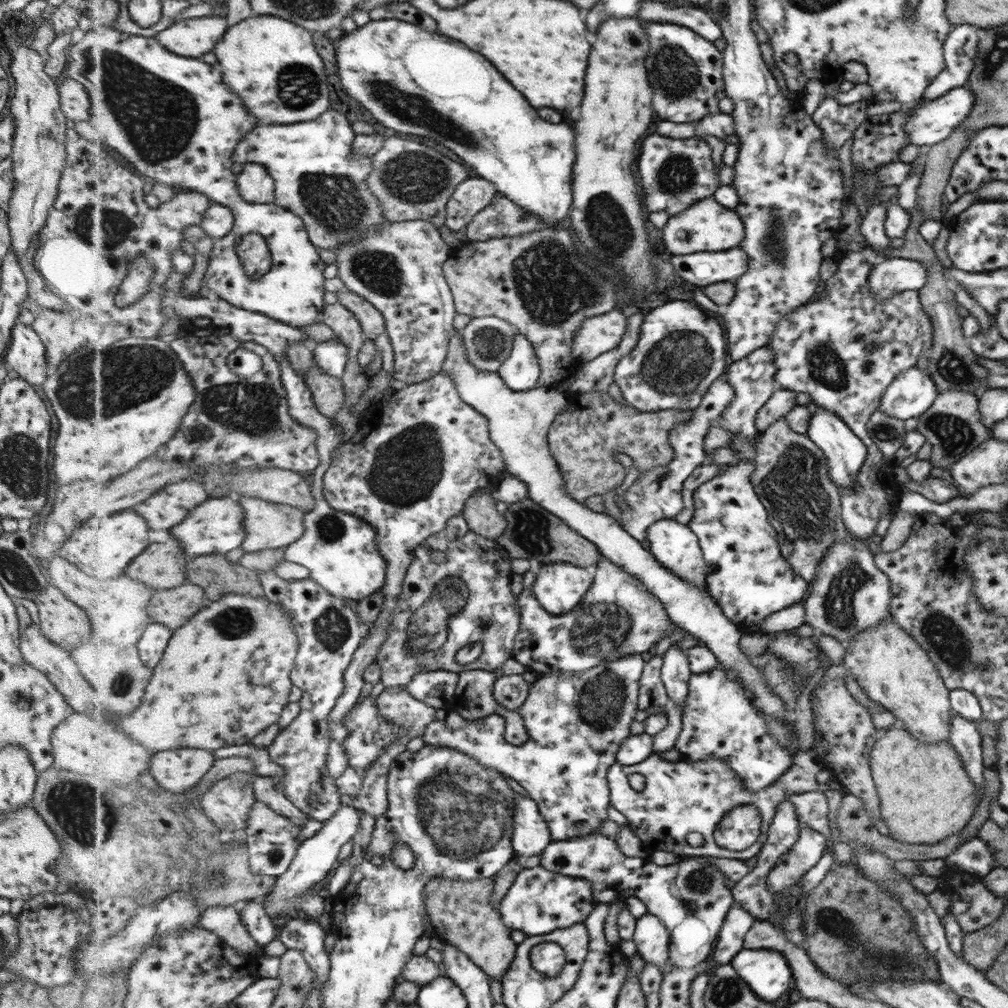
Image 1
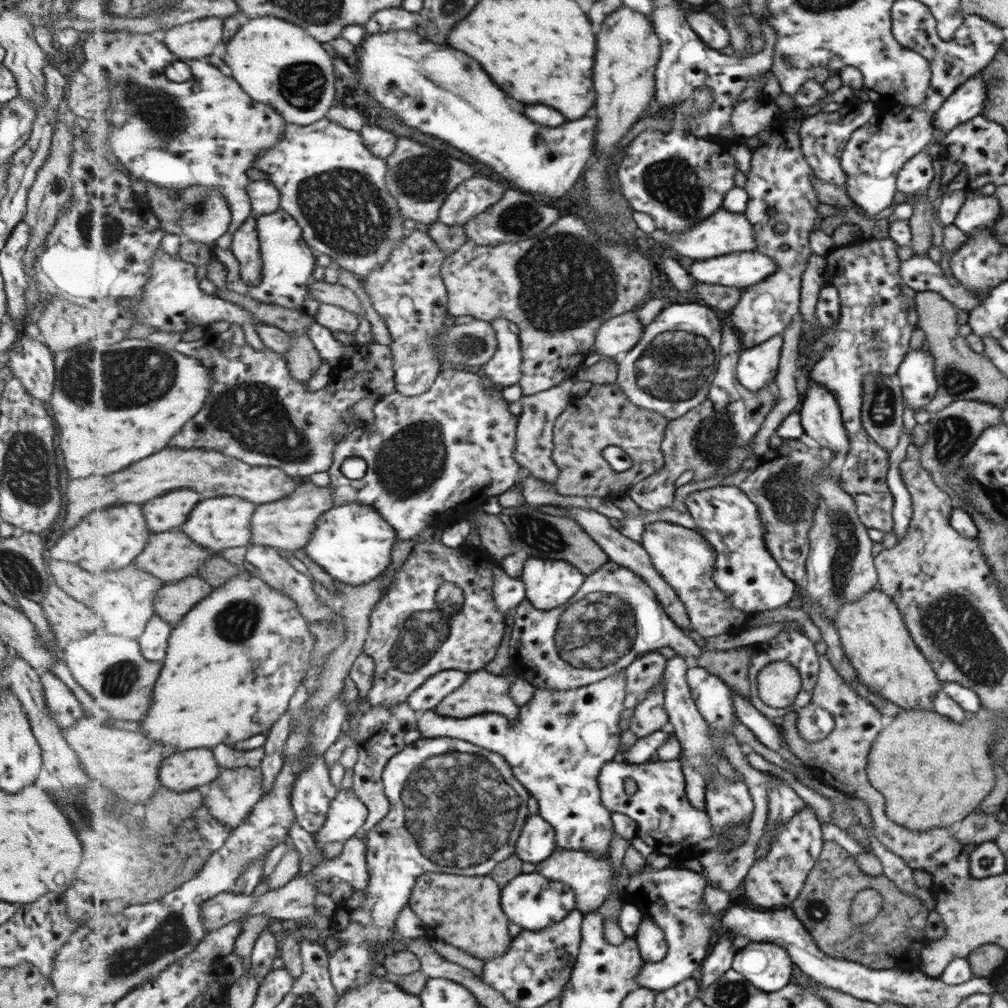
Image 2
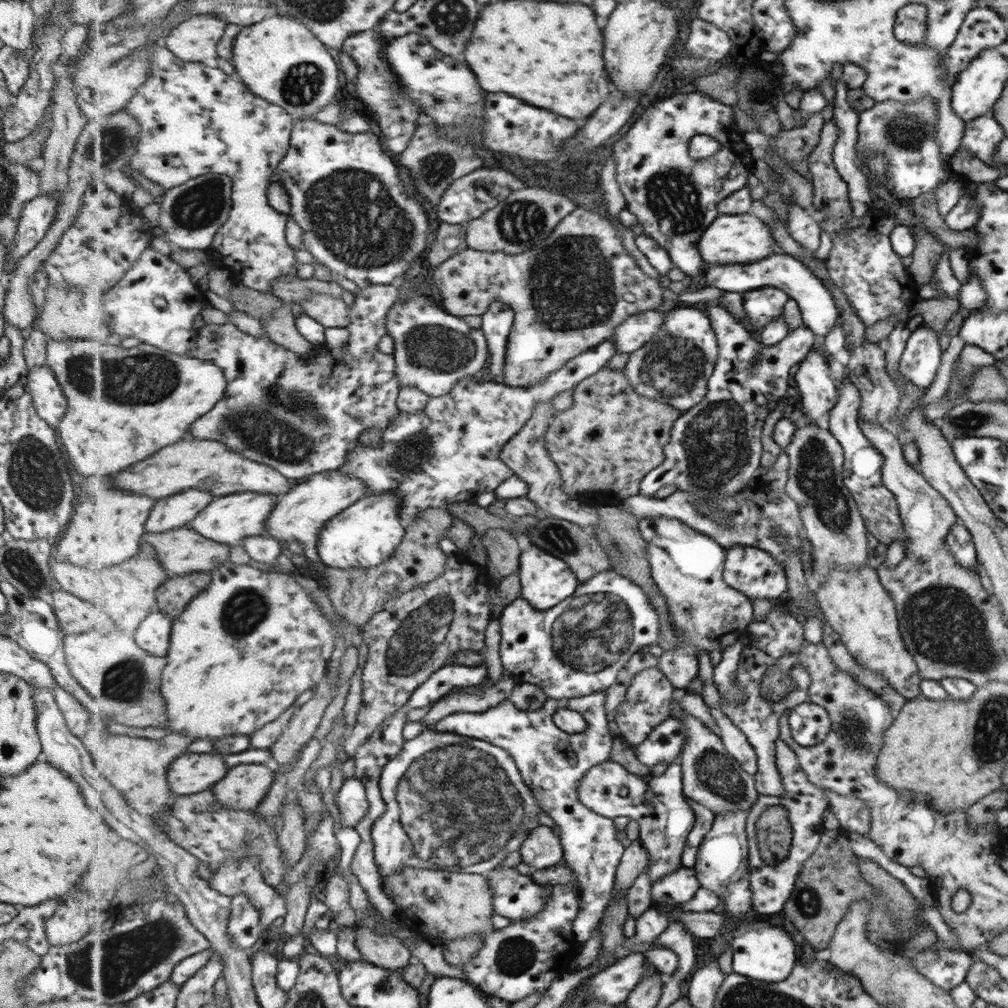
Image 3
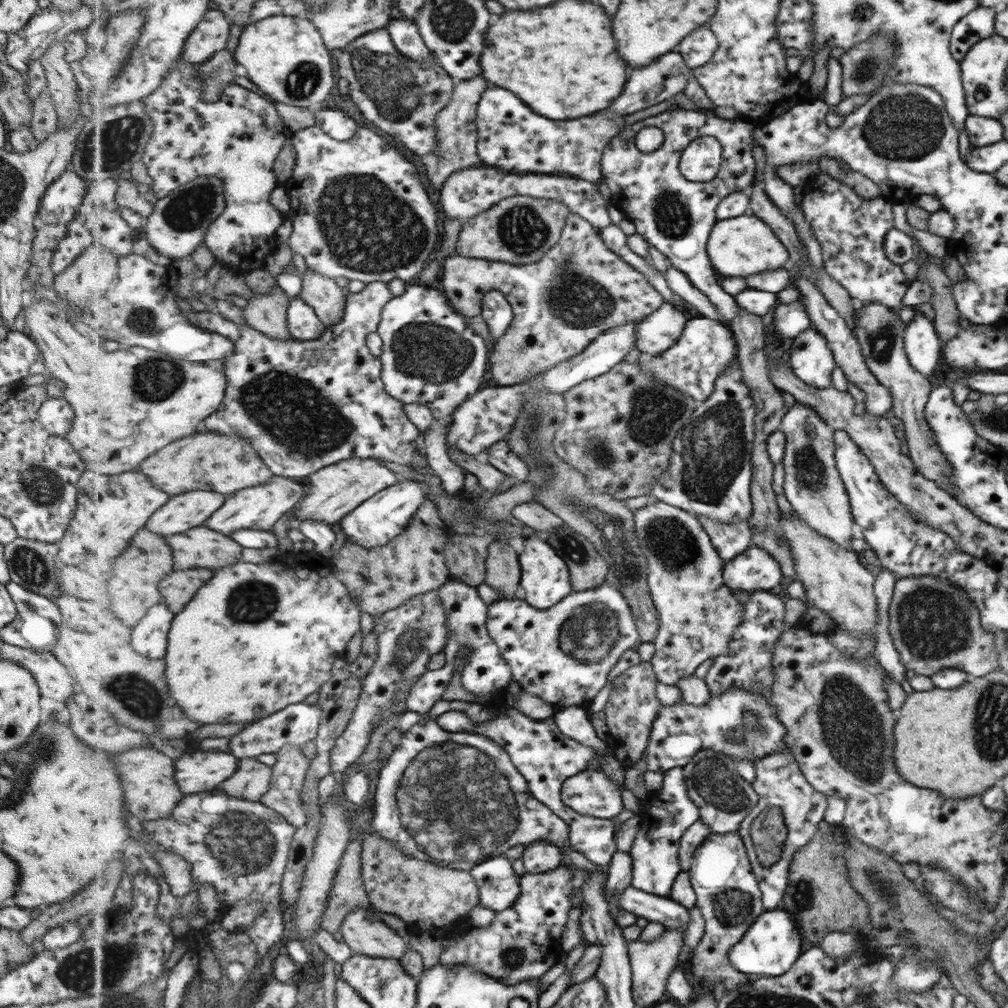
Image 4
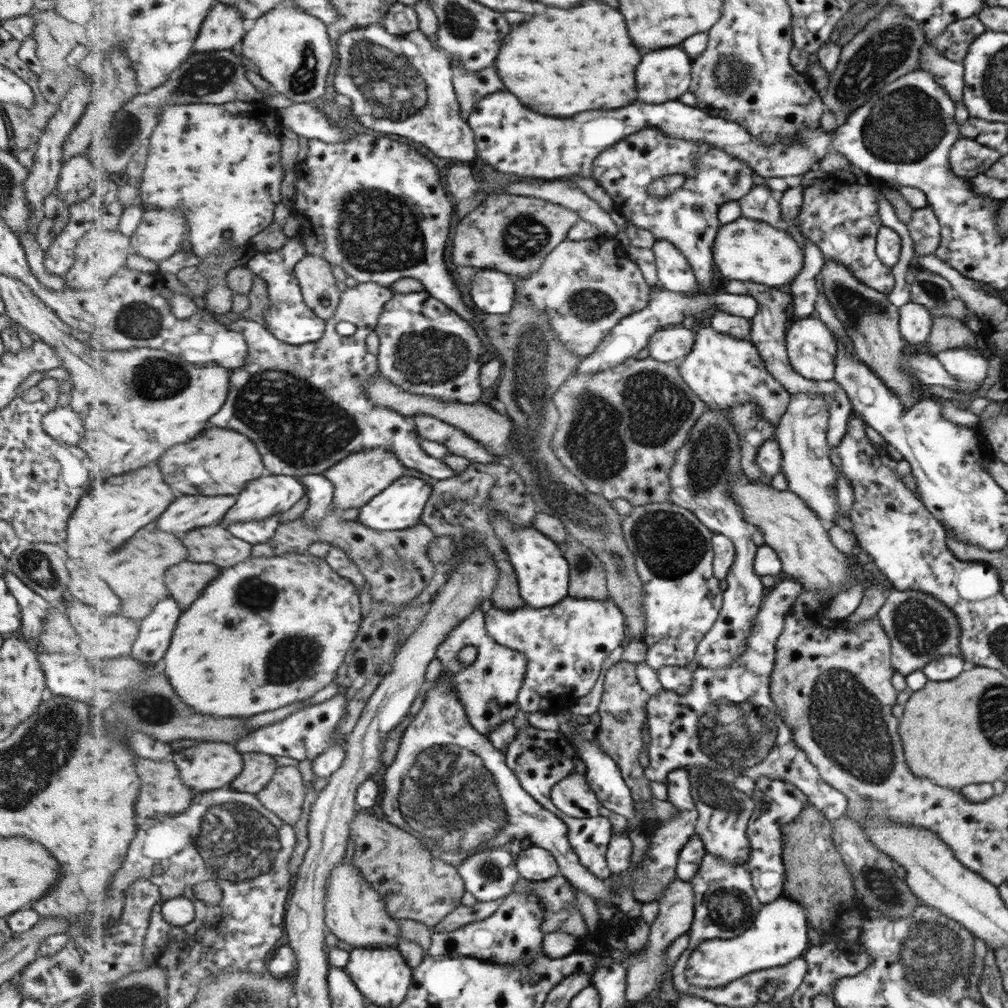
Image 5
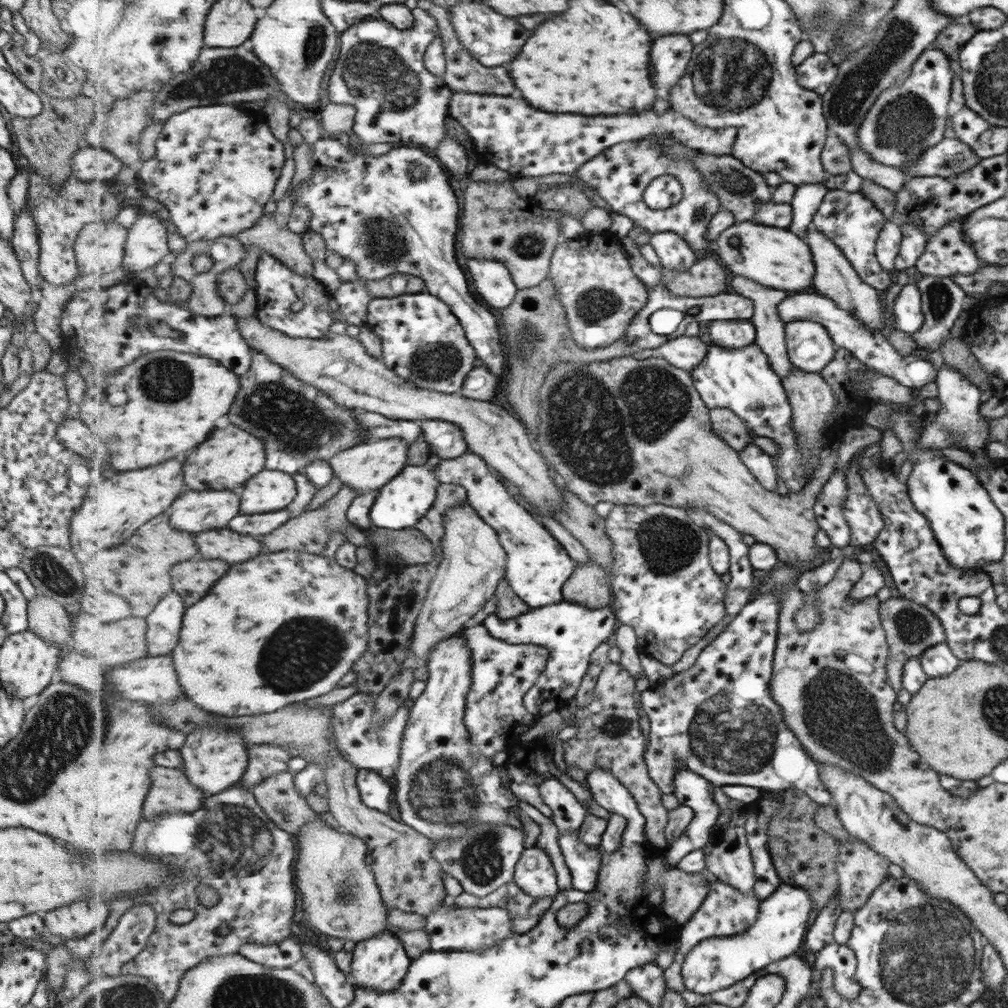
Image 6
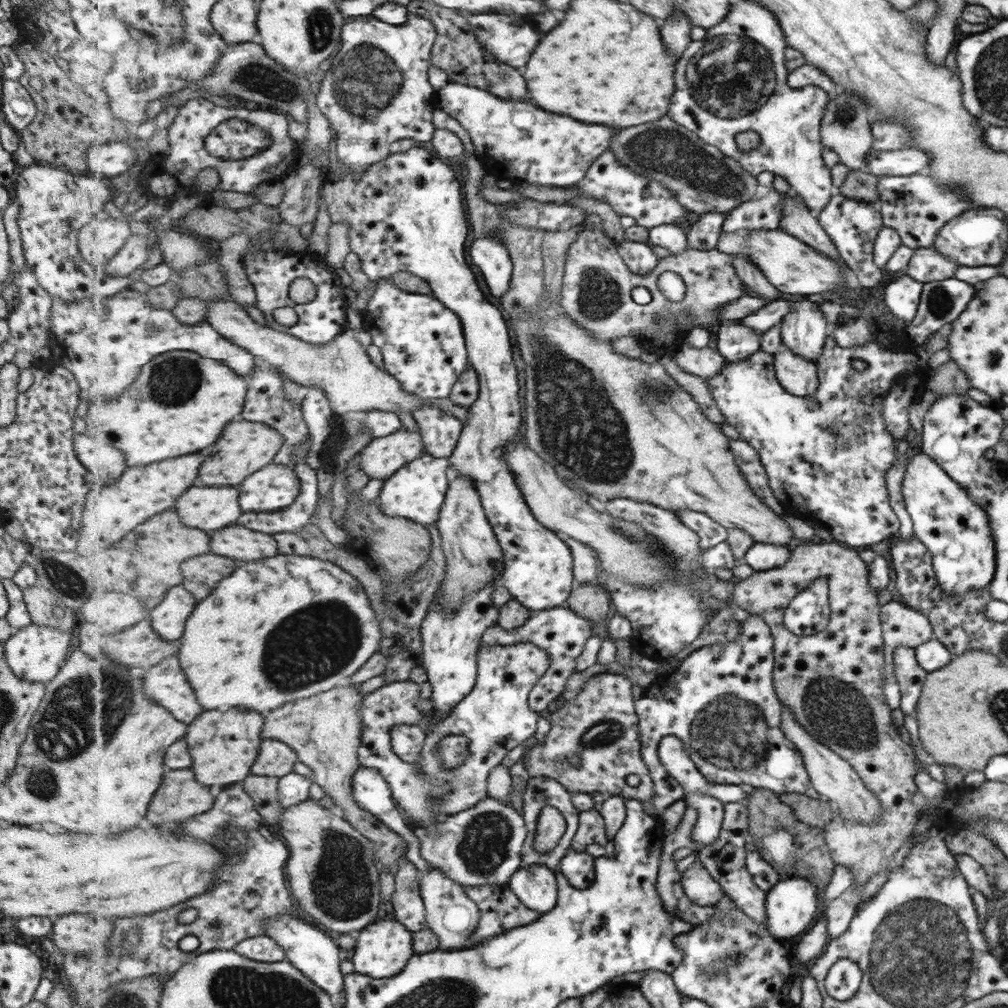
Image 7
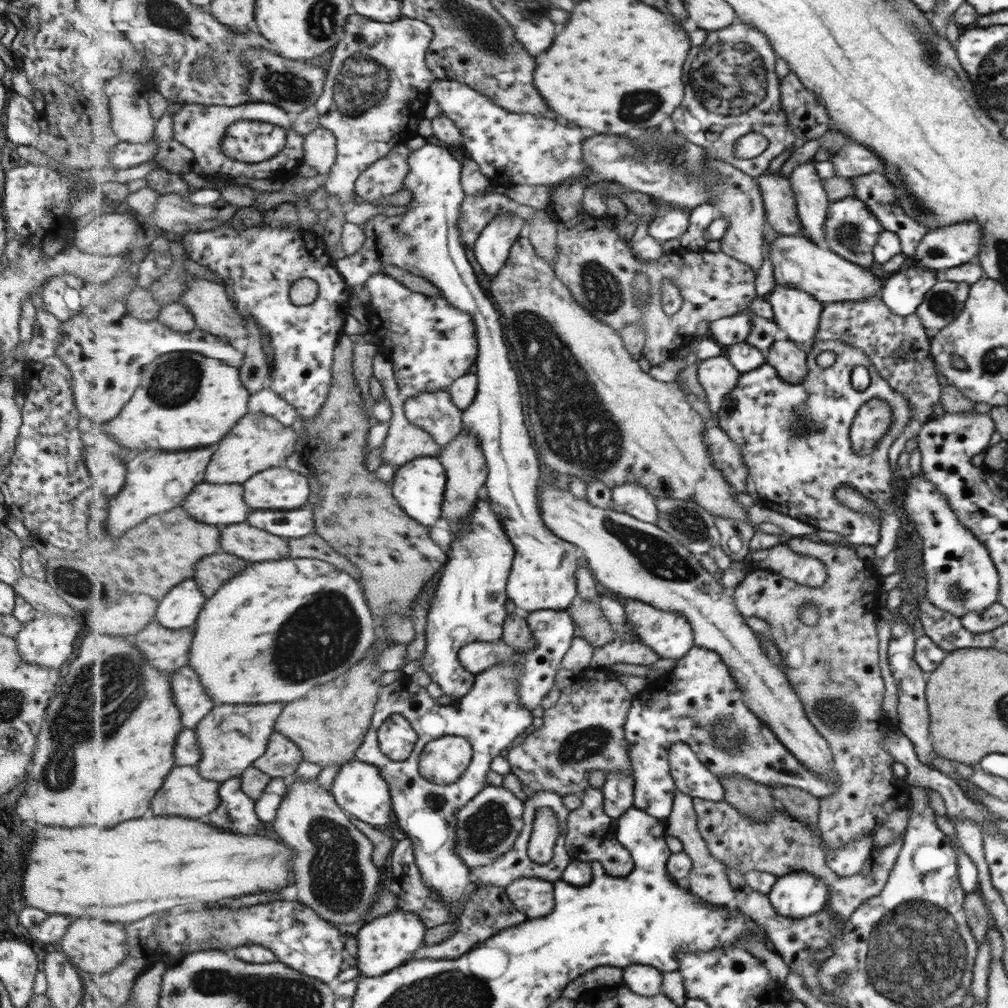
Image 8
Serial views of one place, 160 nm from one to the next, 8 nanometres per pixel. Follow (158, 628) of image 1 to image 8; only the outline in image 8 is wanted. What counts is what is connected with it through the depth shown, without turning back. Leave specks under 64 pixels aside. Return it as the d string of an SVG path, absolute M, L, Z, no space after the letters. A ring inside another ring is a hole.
M185 579L159 600L155 621L171 630L188 629L197 624L207 601L197 582Z

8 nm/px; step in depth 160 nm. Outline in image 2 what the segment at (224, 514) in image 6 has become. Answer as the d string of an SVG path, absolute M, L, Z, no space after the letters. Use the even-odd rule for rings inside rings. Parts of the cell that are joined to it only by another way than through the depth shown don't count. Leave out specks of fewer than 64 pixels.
M192 488L175 489L154 498L143 506L145 516L149 518L149 528L153 532L167 532L181 526L202 500L202 494Z

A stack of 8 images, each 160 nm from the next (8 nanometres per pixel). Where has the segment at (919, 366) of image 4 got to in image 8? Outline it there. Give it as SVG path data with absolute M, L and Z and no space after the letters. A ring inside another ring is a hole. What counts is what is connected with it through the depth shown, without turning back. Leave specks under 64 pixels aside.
M906 265L899 271L896 271L885 280L883 288L880 290L879 297L881 302L888 305L888 309L892 314L900 316L909 316L909 314L916 313L920 302L938 280L936 271L930 269L918 269L917 267Z

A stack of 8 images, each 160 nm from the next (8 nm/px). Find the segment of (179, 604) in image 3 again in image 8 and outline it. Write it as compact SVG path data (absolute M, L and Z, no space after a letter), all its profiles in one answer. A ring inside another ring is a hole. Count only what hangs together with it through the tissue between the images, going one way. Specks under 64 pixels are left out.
M213 554L197 564L197 586L208 599L217 594L217 590L231 578L235 578L241 570L249 566L247 560L241 560L233 554Z

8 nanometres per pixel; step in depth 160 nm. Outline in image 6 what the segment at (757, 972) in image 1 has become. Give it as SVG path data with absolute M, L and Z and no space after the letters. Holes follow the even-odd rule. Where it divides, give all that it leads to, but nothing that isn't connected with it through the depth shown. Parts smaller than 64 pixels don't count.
M783 882L767 898L759 900L757 922L741 935L708 938L688 954L682 975L689 990L712 994L751 977L773 961L795 955L804 941L812 899L808 891Z

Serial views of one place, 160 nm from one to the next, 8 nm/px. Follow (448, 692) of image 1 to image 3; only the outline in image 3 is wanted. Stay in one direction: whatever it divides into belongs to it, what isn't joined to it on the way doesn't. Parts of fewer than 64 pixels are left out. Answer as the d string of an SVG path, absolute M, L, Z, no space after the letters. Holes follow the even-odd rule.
M487 664L481 666L459 666L449 665L432 674L431 678L424 682L415 693L412 694L407 707L423 708L441 700L441 696L446 696L449 691L465 686L477 686L486 682Z

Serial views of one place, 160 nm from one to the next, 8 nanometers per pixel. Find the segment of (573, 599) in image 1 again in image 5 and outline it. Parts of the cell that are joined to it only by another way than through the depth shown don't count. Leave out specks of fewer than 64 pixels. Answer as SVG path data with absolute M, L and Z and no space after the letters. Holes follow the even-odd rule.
M493 514L491 520L497 537L505 543L507 560L516 568L517 577L520 580L520 594L526 604L542 609L568 598L572 571L561 544L554 542L534 527L513 528L505 516Z

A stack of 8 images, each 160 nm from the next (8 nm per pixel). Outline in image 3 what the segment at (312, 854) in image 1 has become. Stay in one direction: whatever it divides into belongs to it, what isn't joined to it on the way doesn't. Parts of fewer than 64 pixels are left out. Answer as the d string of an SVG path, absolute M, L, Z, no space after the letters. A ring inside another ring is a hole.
M355 776L347 778L338 792L336 806L339 807L341 824L355 829L370 809L365 783Z

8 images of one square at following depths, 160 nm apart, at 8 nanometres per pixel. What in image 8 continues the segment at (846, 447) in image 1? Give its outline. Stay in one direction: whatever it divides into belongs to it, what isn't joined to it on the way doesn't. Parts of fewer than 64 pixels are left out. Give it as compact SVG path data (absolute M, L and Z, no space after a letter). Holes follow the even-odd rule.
M775 284L767 299L772 311L772 321L795 342L813 340L823 304L807 292Z

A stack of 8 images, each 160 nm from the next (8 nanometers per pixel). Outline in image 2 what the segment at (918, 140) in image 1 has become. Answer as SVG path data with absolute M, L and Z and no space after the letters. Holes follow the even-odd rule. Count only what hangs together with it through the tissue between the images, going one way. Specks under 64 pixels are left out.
M977 73L959 85L934 113L933 127L945 136L946 132L957 125L982 115L987 103L986 84Z

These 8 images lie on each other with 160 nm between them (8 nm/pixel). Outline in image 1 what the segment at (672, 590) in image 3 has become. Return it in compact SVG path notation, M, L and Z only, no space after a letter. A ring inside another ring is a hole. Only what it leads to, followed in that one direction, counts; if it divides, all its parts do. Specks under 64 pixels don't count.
M663 519L648 529L647 541L650 543L650 551L657 556L663 567L673 571L673 574L681 576L681 579L705 589L708 587L708 574L710 568L704 558L704 551L700 546L700 539L695 535L691 527L676 519Z

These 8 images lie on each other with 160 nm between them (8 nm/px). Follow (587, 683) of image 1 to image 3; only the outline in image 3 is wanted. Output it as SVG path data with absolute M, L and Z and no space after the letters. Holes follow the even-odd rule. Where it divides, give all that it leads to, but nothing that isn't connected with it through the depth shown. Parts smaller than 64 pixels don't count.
M606 690L571 698L557 700L549 698L541 710L521 710L509 698L484 713L456 712L442 721L430 724L427 729L448 733L459 733L504 748L515 759L524 781L532 787L533 794L543 811L557 824L558 834L564 846L564 860L578 876L582 886L580 914L575 920L574 930L579 942L593 938L610 902L615 894L616 872L624 850L617 839L616 822L581 803L580 782L593 766L609 761L613 748L613 735L609 733L607 720ZM569 708L584 714L590 724L581 734L569 734L556 726L556 711Z

